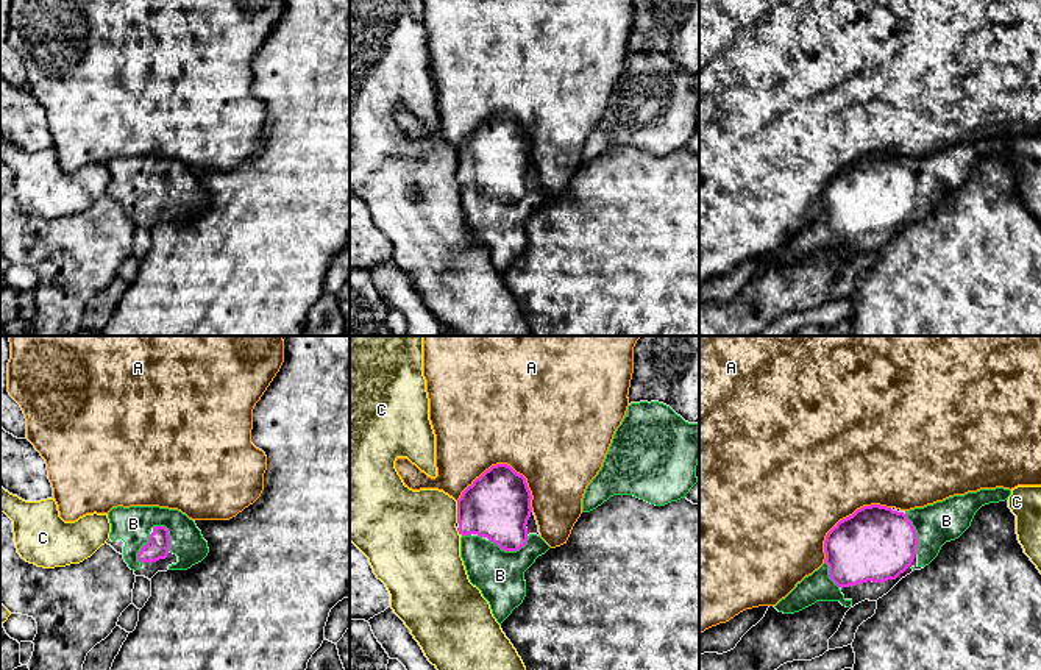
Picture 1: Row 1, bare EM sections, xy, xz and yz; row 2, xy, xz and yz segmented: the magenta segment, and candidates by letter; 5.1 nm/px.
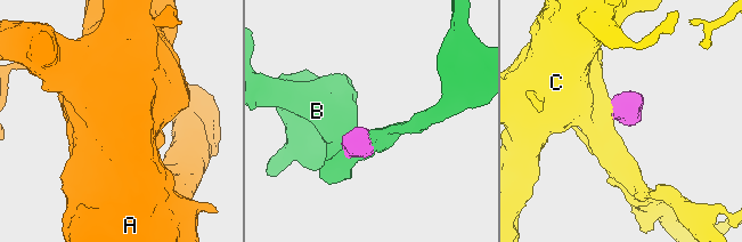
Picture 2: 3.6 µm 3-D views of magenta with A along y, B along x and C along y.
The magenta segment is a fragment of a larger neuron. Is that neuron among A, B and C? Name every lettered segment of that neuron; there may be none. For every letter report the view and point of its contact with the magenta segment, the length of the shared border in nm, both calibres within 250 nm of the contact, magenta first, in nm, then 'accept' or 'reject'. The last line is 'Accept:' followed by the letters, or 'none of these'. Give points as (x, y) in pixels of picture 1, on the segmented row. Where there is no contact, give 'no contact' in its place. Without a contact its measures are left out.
A: meets magenta in xz at (506, 464); contact 400 nm long; 340 nm thick on the magenta side, 500 nm on the other; reject
B: meets magenta in xz at (511, 550); contact 200 nm long; 340 nm thick on the magenta side, 260 nm on the other; accept
C: meets magenta in xz at (458, 513); contact 110 nm long; 340 nm thick on the magenta side, 440 nm on the other; reject
Accept: B

